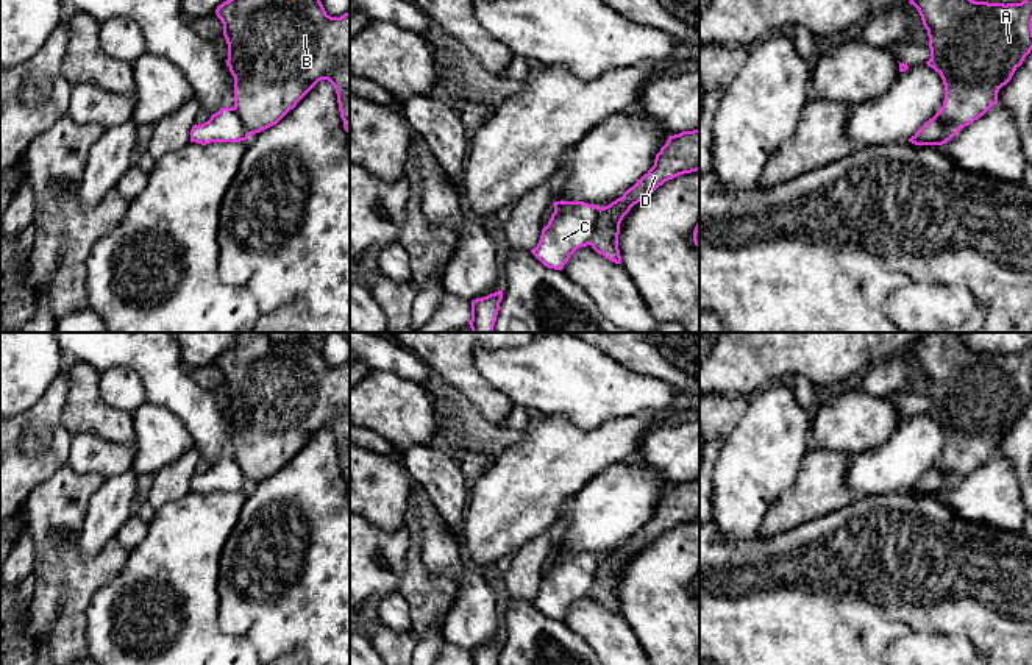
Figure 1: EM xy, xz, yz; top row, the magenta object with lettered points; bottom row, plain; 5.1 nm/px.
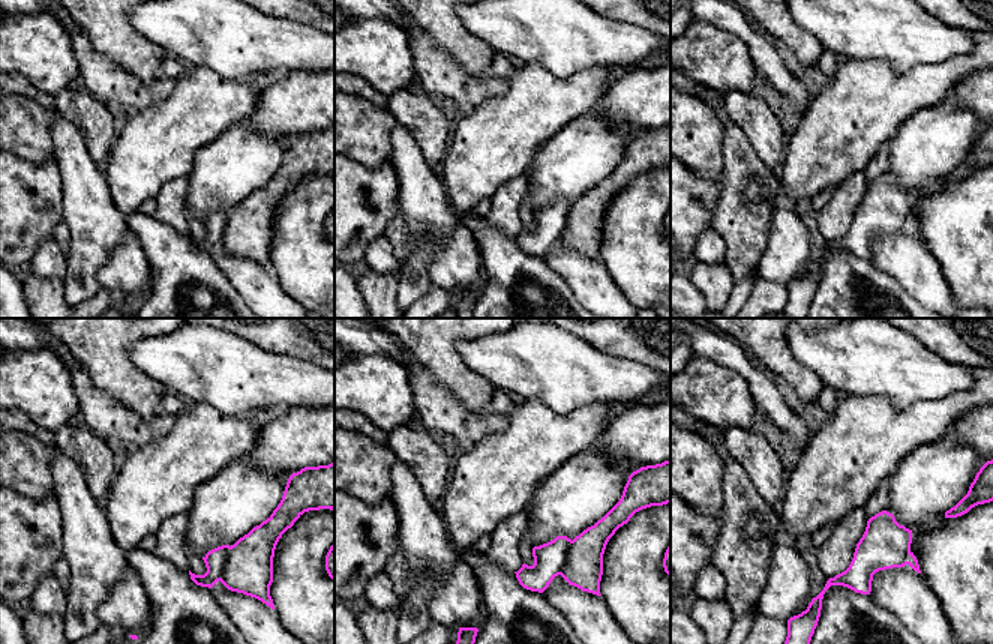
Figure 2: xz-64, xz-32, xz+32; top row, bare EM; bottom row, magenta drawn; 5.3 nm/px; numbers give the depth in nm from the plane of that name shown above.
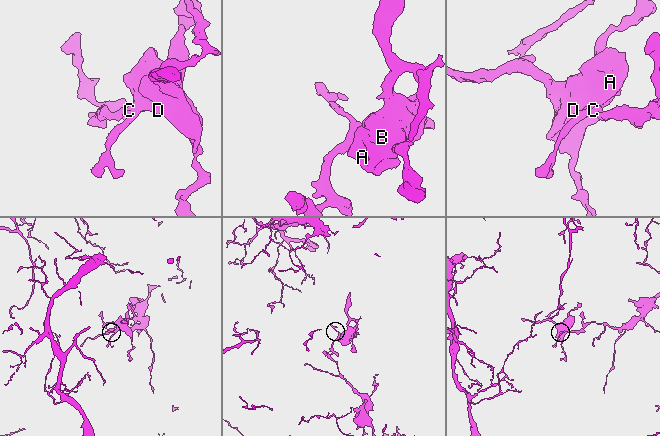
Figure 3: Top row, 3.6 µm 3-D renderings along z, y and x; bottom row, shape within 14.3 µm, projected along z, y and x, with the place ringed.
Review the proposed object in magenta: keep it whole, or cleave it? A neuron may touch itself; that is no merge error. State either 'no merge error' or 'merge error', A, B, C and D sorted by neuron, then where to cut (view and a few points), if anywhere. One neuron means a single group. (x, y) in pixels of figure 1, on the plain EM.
merge error | A B D / C | xz (601, 558), (594, 589), (589, 593)

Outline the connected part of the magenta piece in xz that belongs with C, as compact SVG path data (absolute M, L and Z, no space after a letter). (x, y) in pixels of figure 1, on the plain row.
M554 551L554 562L531 603L548 618L562 620L570 606L593 590L600 556L584 551Z

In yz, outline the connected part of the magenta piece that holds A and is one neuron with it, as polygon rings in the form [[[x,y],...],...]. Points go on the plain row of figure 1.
[[[926,332],[909,351],[923,370],[929,386],[931,409],[926,412],[940,423],[945,434],[945,451],[935,464],[941,471],[965,478],[982,467],[998,453],[998,442],[1005,436],[1015,420],[1032,400],[1032,345],[1021,353],[974,351],[962,340],[960,332]]]

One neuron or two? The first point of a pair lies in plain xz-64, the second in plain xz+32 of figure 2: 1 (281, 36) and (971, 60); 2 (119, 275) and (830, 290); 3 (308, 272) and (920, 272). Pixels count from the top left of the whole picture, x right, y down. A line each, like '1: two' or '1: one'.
1: two
2: two
3: two

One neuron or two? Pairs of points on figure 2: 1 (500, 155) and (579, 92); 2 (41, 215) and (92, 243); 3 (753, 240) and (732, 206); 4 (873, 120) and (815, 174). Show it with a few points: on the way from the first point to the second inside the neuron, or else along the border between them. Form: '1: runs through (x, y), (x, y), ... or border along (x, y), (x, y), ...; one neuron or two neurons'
1: runs through (519, 135), (552, 102), (560, 101); one neuron
2: border along (60, 183), (60, 203), (65, 218); two neurons
3: runs through (744, 231), (732, 215); one neuron
4: runs through (858, 131), (830, 159); one neuron

